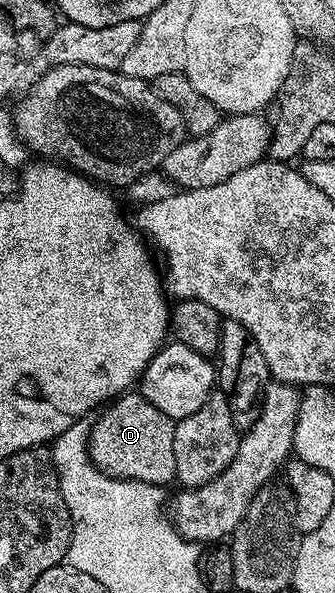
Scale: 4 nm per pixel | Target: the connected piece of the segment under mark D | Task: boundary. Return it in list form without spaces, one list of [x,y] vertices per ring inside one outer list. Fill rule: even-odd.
[[[126,393],[112,400],[97,417],[97,420],[92,420],[89,429],[89,462],[104,475],[116,479],[134,479],[159,488],[176,480],[175,423],[159,413],[151,401],[139,393]]]

